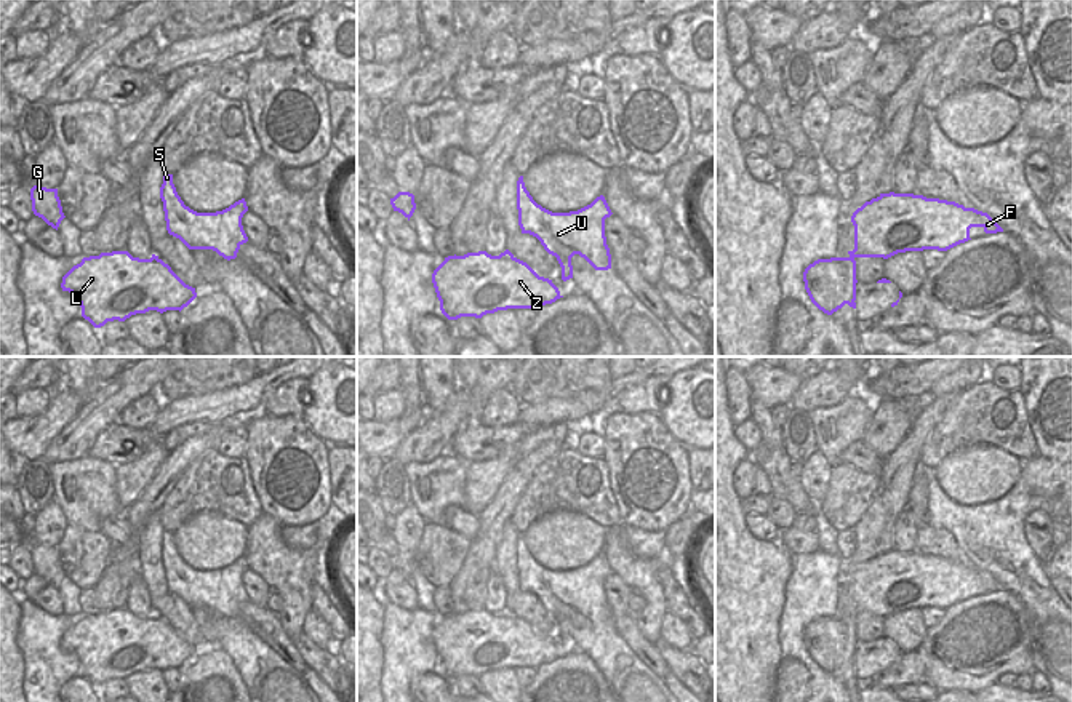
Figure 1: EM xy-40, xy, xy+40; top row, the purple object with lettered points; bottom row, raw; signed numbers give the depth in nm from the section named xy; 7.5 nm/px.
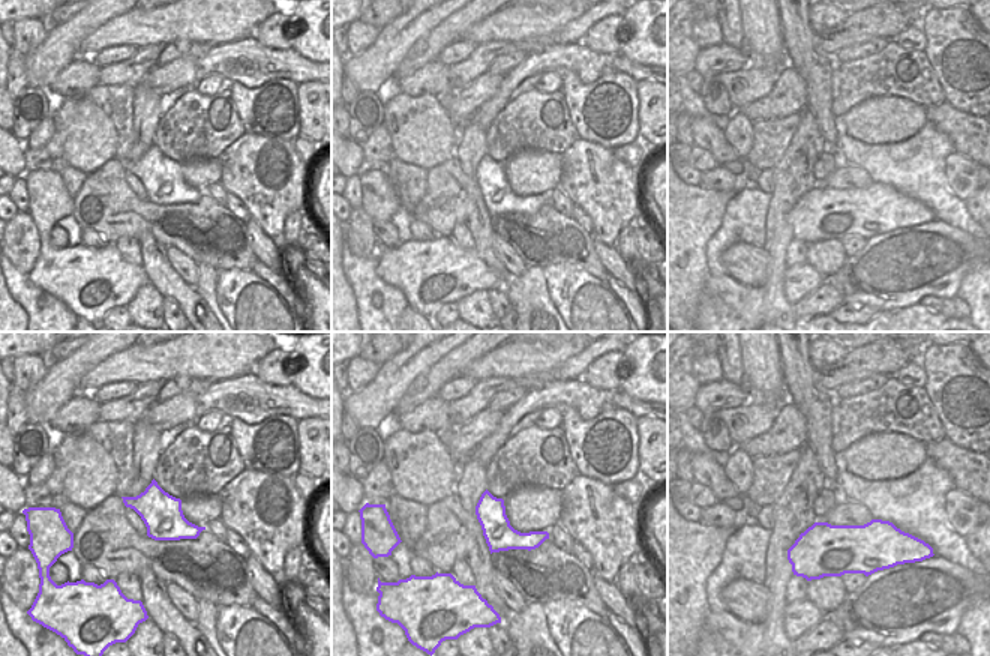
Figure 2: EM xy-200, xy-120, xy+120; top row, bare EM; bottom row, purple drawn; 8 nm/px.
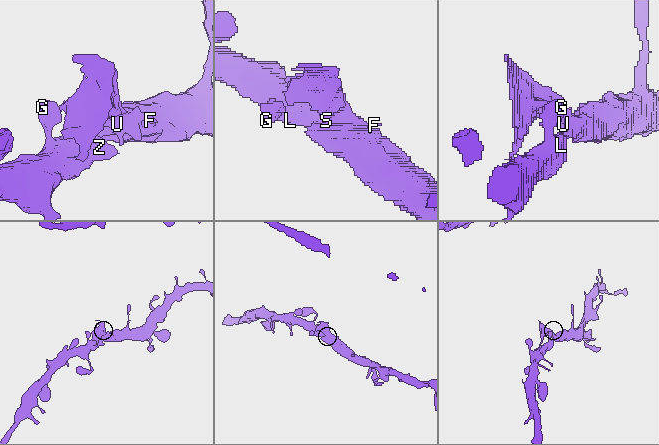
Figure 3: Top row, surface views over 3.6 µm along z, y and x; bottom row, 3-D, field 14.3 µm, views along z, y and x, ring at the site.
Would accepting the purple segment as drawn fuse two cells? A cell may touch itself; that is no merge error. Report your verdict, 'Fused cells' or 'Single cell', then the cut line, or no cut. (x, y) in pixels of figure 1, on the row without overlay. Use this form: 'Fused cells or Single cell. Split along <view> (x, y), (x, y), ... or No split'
Single cell. No split

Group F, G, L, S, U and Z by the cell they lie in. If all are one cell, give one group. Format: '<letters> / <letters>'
F G L S U Z

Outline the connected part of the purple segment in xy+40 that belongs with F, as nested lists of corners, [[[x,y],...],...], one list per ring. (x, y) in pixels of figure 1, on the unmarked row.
[[[880,552],[858,566],[851,580],[854,584],[854,608],[848,616],[818,617],[803,630],[805,648],[811,660],[827,673],[845,662],[856,667],[856,616],[888,617],[898,611],[938,608],[947,609],[970,596],[971,585],[982,585],[986,592],[1003,590],[987,571],[965,566],[955,560],[926,556],[914,552]]]

